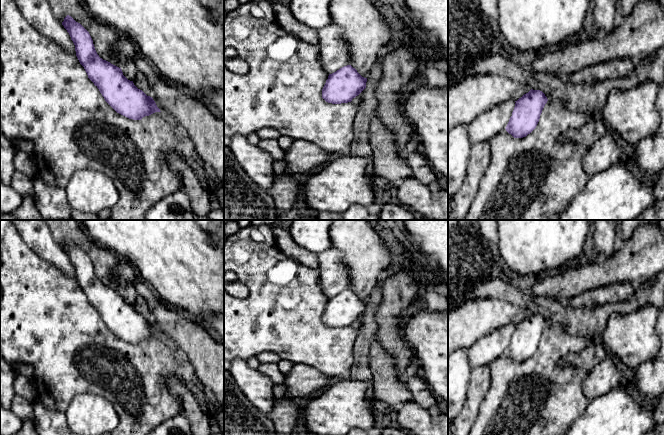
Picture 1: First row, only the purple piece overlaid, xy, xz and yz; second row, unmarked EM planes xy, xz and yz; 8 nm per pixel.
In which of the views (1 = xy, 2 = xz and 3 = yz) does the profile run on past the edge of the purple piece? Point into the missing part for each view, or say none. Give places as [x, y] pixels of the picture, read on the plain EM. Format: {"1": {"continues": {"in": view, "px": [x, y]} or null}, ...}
{"1": {"continues": null}, "2": {"continues": null}, "3": {"continues": null}}

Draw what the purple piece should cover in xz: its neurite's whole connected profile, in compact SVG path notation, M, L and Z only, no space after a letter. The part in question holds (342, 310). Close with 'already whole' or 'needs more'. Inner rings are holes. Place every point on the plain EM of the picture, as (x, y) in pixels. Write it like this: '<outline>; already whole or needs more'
M351 289L329 298L322 313L322 322L332 328L351 326L366 312L367 302L362 301Z; already whole

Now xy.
M67 239L62 249L75 269L76 280L88 302L117 337L129 343L141 344L161 336L153 322L128 304L121 292L99 281L89 256L80 247Z; already whole

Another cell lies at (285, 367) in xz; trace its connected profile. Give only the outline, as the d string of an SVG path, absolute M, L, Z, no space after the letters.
M280 360L278 363L277 363L280 371L284 374L287 374L291 371L292 367L294 366L293 363L289 362L289 361L286 361L286 360Z

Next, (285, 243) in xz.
M274 226L272 228L272 233L276 241L277 248L285 255L285 257L292 258L307 268L318 268L317 253L299 246L292 239L288 229Z

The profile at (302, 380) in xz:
M294 364L291 371L285 374L284 386L286 388L286 398L301 398L310 395L320 389L326 387L331 377L327 376L315 368L309 367L305 364Z

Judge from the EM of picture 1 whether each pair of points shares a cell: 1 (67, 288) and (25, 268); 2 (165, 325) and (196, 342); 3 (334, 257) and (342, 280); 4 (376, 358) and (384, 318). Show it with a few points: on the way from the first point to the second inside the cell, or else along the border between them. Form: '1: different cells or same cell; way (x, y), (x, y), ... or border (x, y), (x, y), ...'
1: same cell; way (57, 288), (45, 288), (35, 278)
2: same cell; way (173, 326), (188, 336)
3: same cell; way (334, 263), (334, 272), (336, 274)
4: different cells; border (375, 339), (394, 361)

